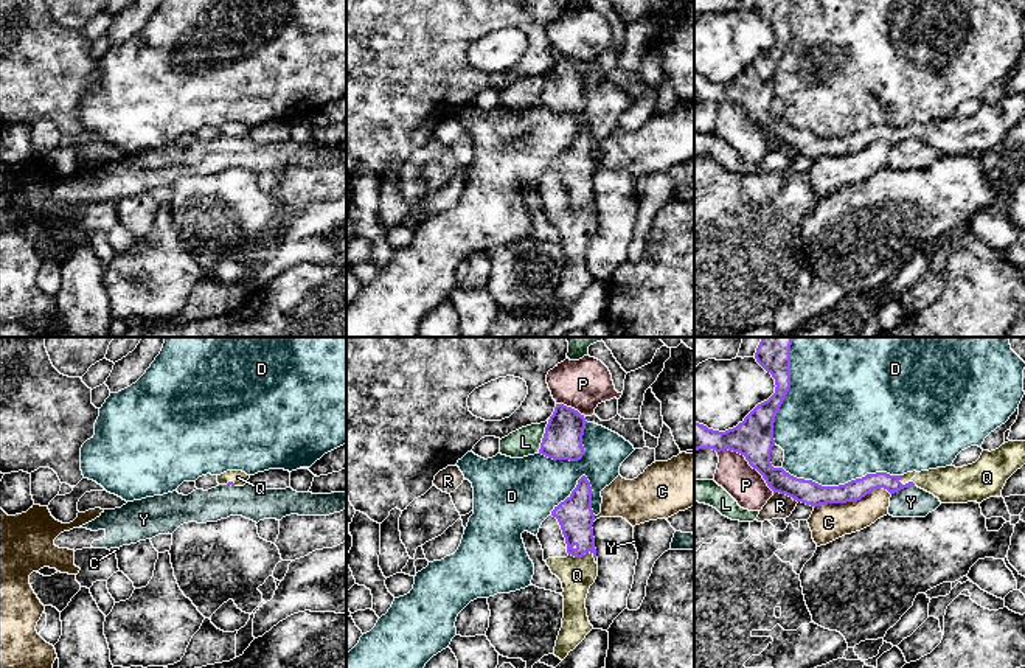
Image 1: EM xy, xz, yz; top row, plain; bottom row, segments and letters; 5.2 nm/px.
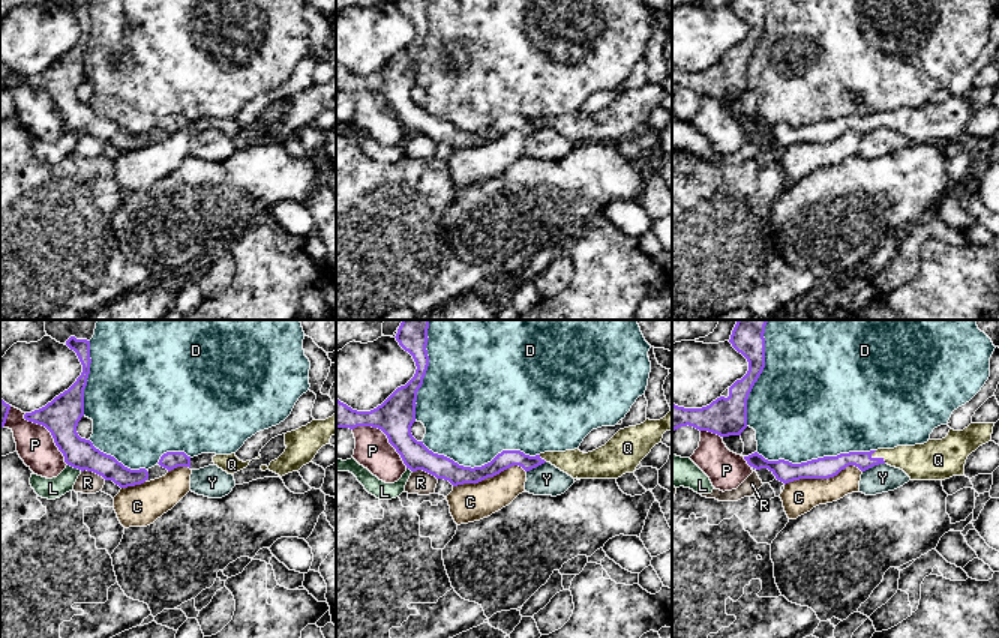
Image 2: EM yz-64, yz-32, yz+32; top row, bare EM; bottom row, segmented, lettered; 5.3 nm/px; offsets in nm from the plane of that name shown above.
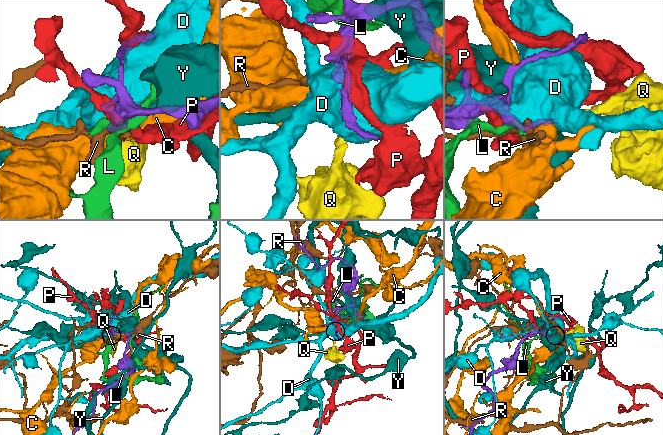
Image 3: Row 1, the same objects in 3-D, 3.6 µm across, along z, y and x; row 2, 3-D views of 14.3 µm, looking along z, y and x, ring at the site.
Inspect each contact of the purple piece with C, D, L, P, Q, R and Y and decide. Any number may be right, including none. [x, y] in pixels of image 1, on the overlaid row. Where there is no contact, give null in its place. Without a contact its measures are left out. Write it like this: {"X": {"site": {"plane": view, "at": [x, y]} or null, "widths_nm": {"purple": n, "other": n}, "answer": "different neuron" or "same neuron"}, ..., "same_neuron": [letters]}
{"C": {"site": {"plane": "yz", "at": [851, 500]}, "widths_nm": {"purple": 130, "other": 190}, "answer": "different neuron"}, "D": {"site": {"plane": "yz", "at": [840, 485]}, "widths_nm": {"purple": 130, "other": 480}, "answer": "different neuron"}, "L": {"site": {"plane": "xz", "at": [544, 435]}, "widths_nm": {"purple": 200, "other": 150}, "answer": "different neuron"}, "P": {"site": {"plane": "yz", "at": [747, 460]}, "widths_nm": {"purple": 200, "other": 190}, "answer": "different neuron"}, "Q": {"site": {"plane": "xz", "at": [583, 555]}, "widths_nm": {"purple": 190, "other": 180}, "answer": "same neuron"}, "R": {"site": {"plane": "yz", "at": [786, 494]}, "widths_nm": {"purple": 130, "other": 130}, "answer": "different neuron"}, "Y": {"site": {"plane": "yz", "at": [903, 488]}, "widths_nm": {"purple": 110, "other": 160}, "answer": "different neuron"}, "same_neuron": ["Q"]}

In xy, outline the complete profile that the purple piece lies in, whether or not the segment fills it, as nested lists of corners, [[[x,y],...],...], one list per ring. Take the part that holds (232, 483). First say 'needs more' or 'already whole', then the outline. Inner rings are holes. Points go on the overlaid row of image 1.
needs more | [[[227,471],[221,475],[217,475],[219,485],[231,485],[231,486],[244,486],[248,485],[250,475],[247,475],[242,471]]]

